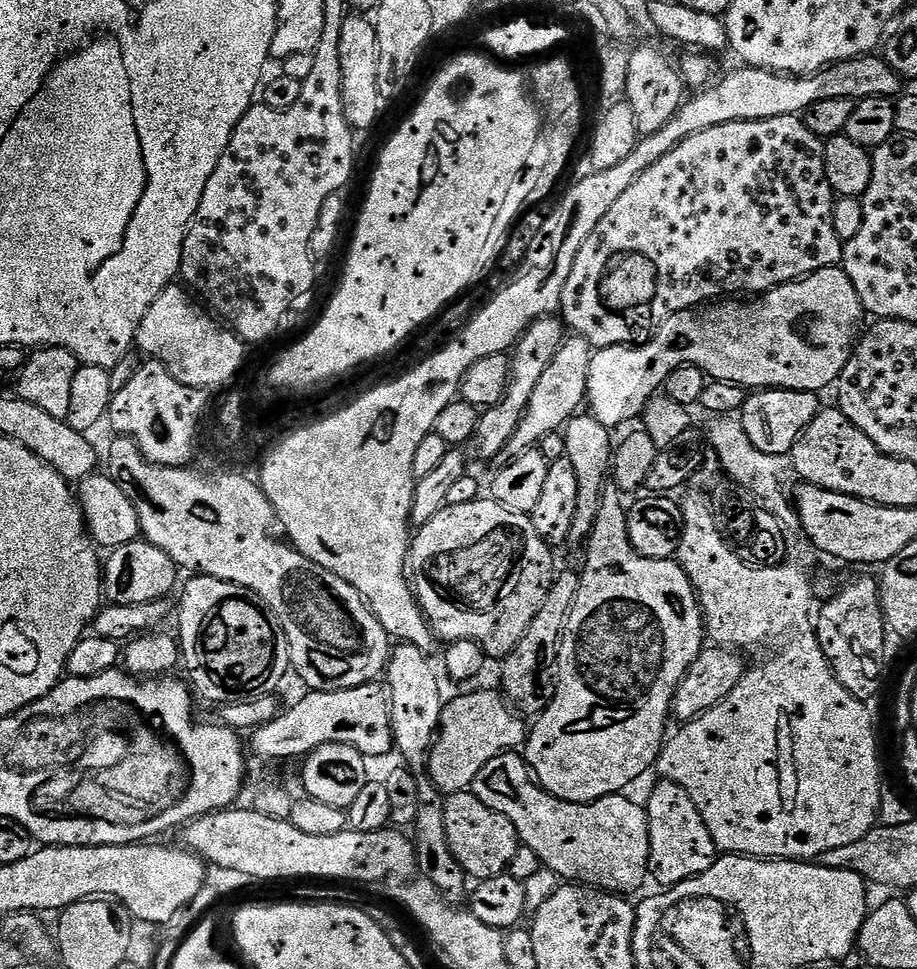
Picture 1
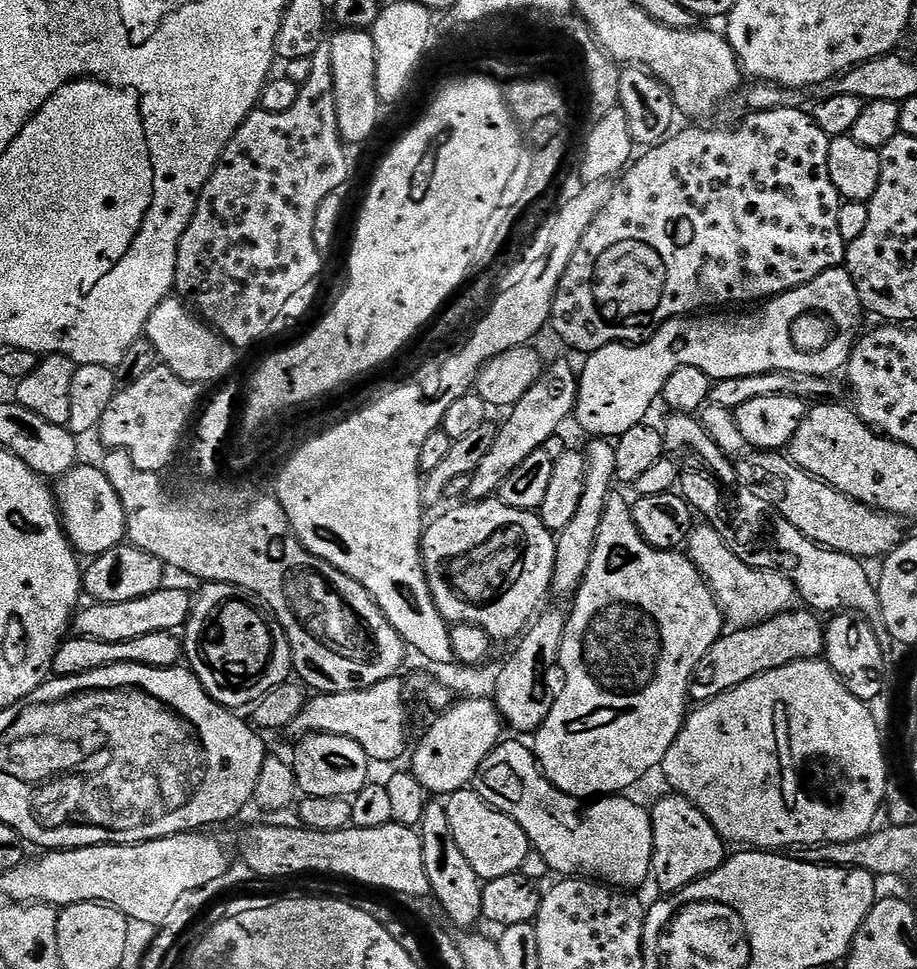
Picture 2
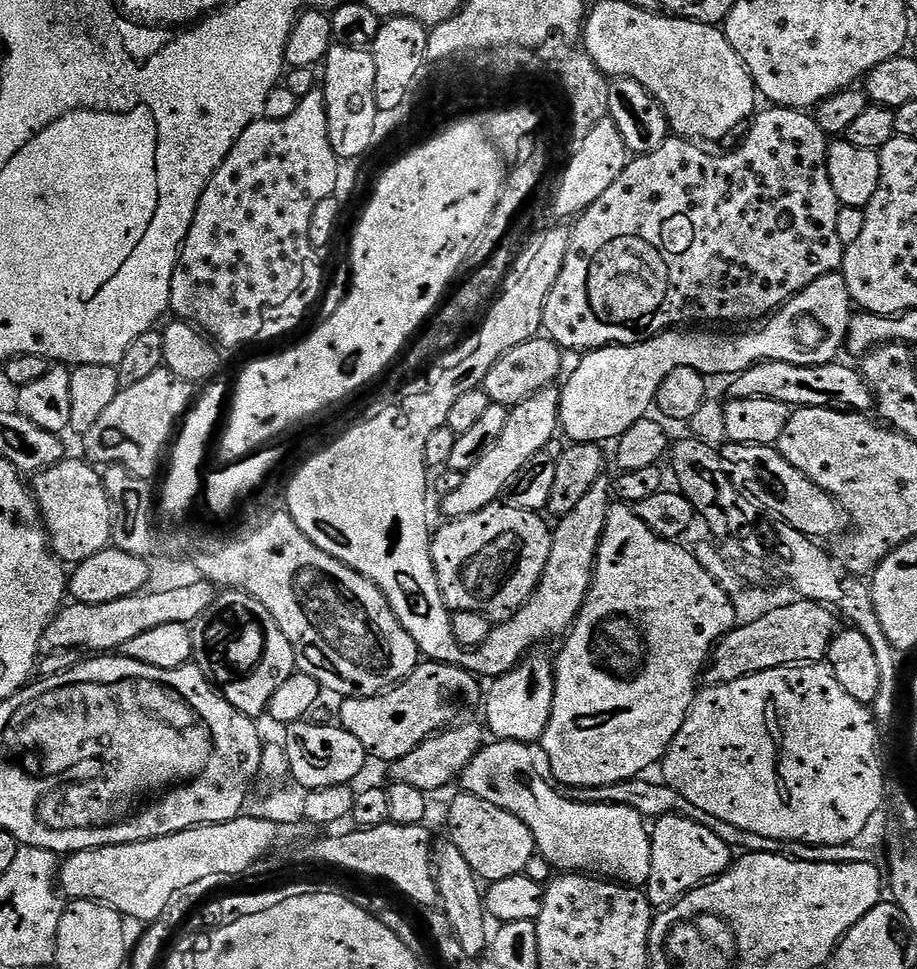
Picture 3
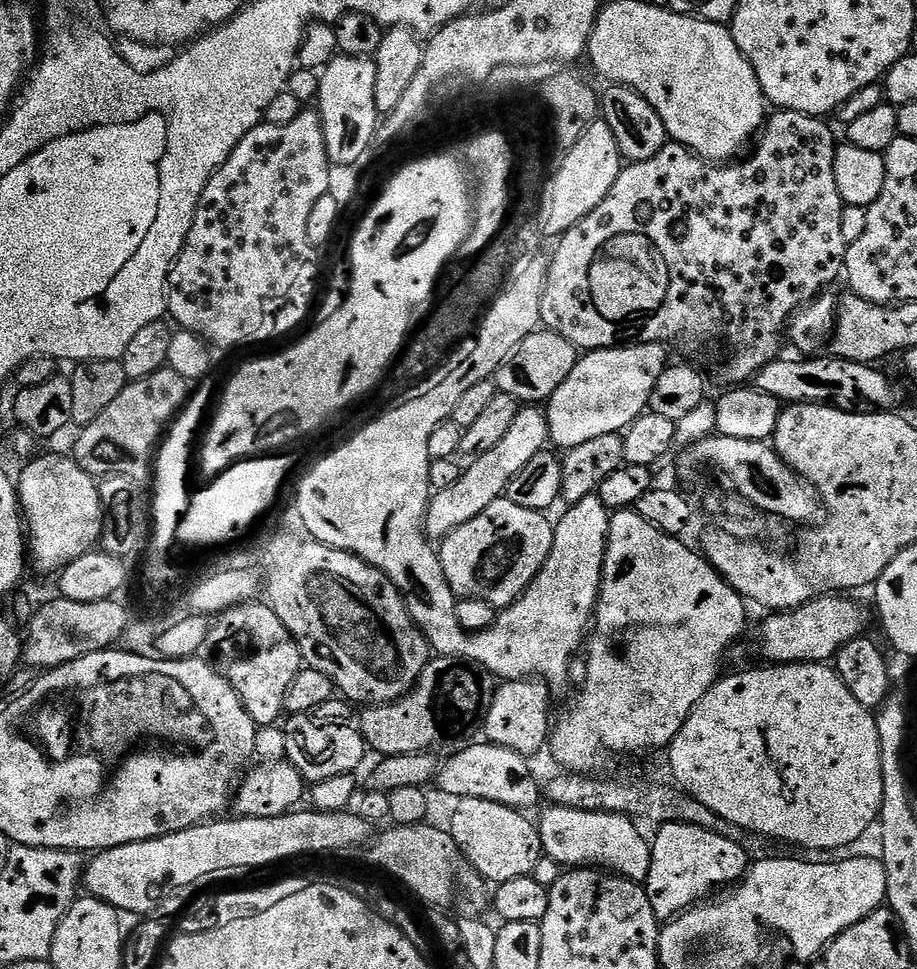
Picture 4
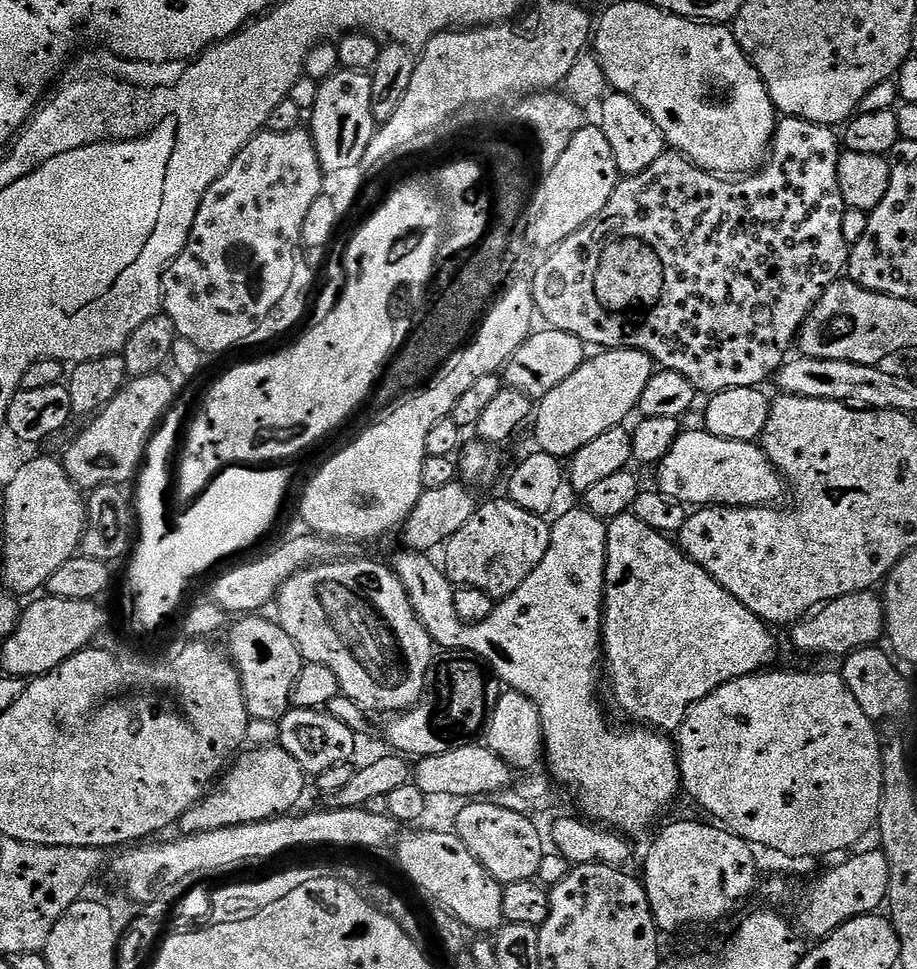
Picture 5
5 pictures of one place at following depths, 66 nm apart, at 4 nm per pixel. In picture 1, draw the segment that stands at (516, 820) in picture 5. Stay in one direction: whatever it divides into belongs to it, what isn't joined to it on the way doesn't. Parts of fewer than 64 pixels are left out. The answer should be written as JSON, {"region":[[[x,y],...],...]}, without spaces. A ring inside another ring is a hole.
{"region":[[[472,791],[453,792],[445,799],[446,838],[450,838],[450,850],[473,881],[489,880],[507,873],[514,854],[522,843],[515,830],[515,823],[486,806]]]}

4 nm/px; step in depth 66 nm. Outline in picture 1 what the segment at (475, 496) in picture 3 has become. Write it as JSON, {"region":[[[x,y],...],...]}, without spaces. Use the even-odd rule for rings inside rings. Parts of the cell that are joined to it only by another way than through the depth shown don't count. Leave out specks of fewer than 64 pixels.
{"region":[[[572,334],[563,340],[558,352],[554,354],[554,361],[546,366],[541,381],[534,386],[534,392],[518,427],[501,449],[498,456],[501,463],[508,463],[531,448],[537,447],[542,437],[548,436],[551,432],[561,431],[564,425],[577,415],[587,399],[588,372],[593,351],[592,344],[581,336]]]}

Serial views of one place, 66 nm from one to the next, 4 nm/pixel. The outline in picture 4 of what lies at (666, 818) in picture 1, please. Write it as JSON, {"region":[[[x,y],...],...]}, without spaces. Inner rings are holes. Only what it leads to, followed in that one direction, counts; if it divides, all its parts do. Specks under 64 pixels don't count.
{"region":[[[662,824],[655,831],[657,831],[656,837],[652,836],[650,840],[652,861],[650,862],[646,887],[650,906],[654,906],[654,914],[661,922],[673,920],[681,912],[687,912],[695,904],[709,899],[717,890],[727,889],[743,880],[745,872],[750,867],[749,853],[742,846],[737,842],[730,841],[729,838],[724,838],[721,834],[703,829],[702,826]]]}

